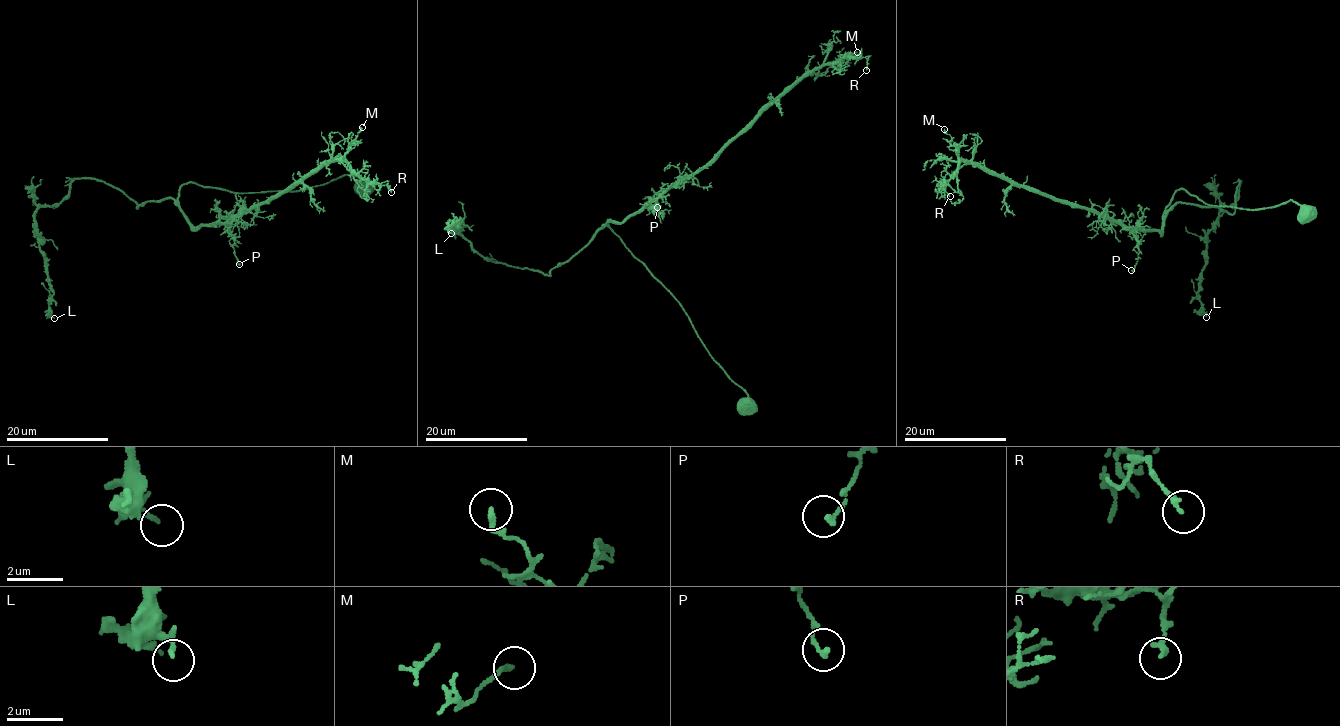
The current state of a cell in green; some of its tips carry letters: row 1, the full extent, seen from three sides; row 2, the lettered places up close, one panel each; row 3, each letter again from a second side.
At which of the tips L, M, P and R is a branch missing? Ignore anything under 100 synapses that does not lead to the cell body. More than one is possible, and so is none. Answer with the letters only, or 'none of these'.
none of these

